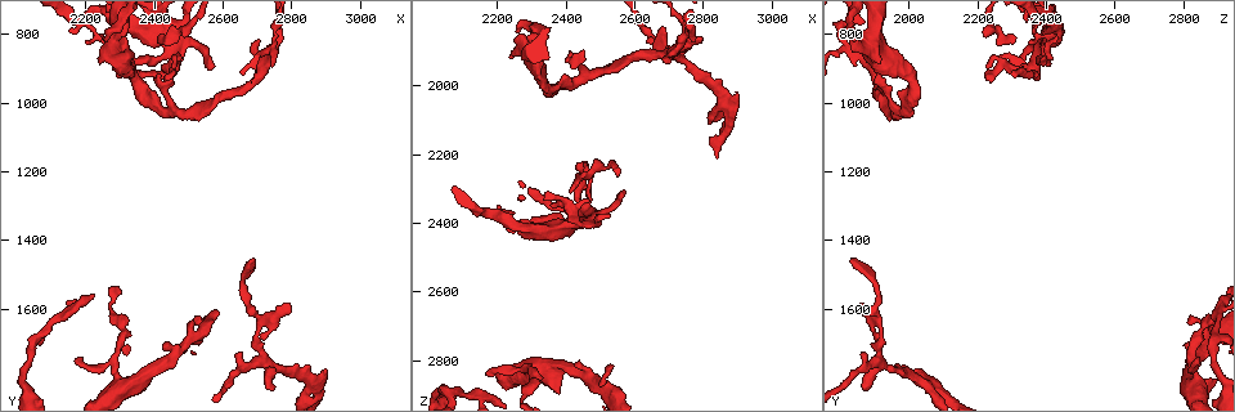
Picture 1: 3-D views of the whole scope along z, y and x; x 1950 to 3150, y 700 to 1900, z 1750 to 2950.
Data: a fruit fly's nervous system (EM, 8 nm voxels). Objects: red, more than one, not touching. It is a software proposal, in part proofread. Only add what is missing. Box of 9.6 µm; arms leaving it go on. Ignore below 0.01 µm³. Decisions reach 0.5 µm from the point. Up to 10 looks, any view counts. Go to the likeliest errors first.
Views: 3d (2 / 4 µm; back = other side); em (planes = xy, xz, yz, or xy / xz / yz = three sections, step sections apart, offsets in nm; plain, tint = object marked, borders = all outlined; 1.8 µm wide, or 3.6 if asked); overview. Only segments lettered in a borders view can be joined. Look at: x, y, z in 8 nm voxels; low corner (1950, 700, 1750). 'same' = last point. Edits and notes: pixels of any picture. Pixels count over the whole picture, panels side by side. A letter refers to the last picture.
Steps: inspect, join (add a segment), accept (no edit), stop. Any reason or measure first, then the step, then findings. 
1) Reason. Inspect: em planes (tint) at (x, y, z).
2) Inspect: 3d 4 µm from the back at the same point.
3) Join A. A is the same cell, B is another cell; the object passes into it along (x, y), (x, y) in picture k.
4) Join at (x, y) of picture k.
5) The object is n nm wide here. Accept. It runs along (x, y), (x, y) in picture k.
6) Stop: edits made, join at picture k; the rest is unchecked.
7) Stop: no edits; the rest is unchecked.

Stops while still wide. Inspect: 3d 2 µm at (2380, 1810, 2900).

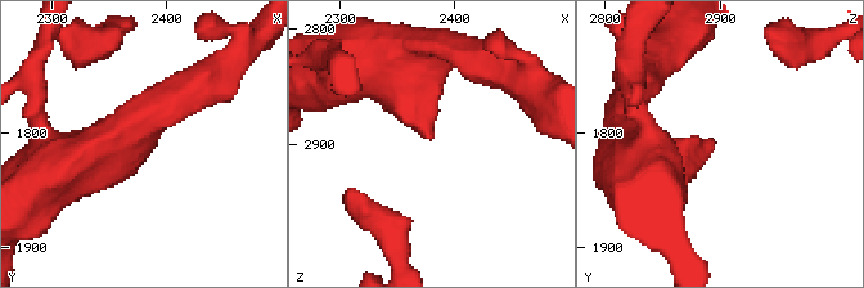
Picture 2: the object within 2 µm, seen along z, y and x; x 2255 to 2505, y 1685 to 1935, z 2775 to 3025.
Now the EM. Inspect: em 3.6 µm planes (plain) at (2380, 1806, 2892).

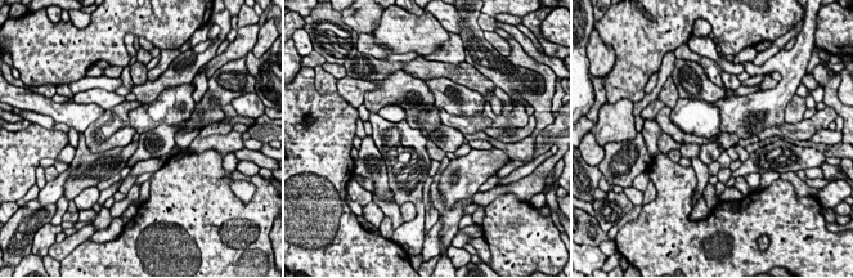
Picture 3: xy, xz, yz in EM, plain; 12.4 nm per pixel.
What lies round it. Inspect: em 3.6 µm planes (borders) at the same point.

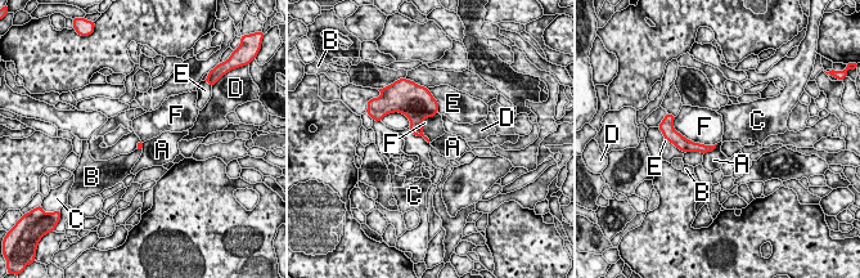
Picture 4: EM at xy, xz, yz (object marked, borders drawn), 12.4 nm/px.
Accept. A, B, C, D, E and F are other cells; a border runs along (676, 130), (690, 140), (716, 144) in picture 4; no lettered segment goes on from it.

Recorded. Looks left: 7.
An open end. Inspect: em xz step 4 (borders) at (2430, 940, 2240).

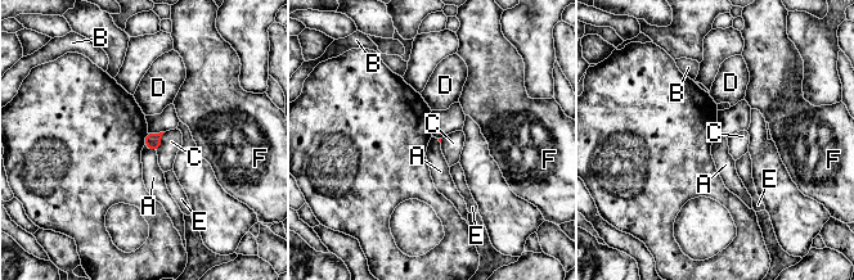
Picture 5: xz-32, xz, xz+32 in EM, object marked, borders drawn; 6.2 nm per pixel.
Cut it another way. Inspect: em planes (borders) at the same point.

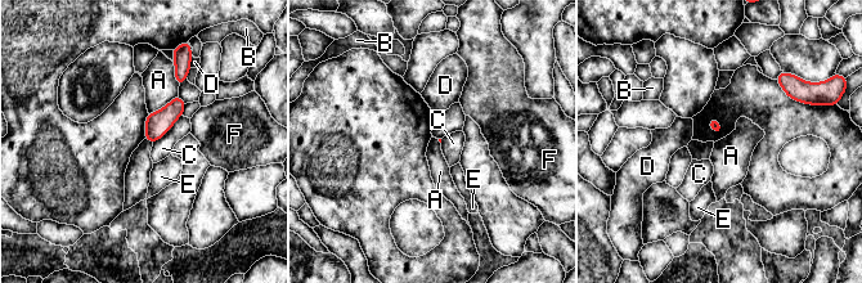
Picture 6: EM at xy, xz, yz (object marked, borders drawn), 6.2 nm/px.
The longest contact is with C, 260 nm. Accept. A, B, C, D, E and F are other cells; a border runs along (178, 95), (158, 109), (148, 113) in picture 6; none of them fits.

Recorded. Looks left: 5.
Sharp bend. Inspect: em planes (borders) at (2750, 840, 1850).

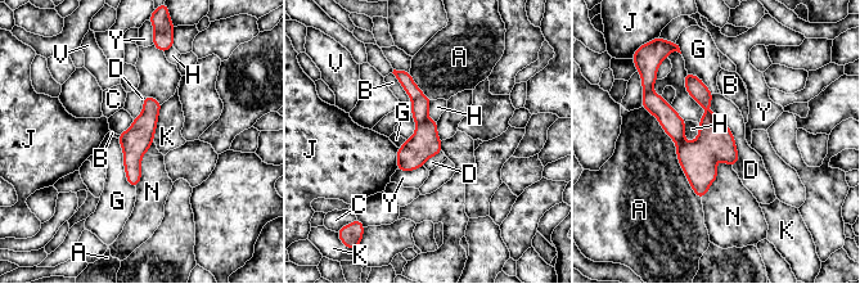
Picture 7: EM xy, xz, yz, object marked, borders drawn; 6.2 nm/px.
Accept. A, B, C, D, G, H, J, K, N, V and Y are other cells; it runs along (651, 100), (698, 162), (701, 193) in picture 7; no lettered segment goes on from it.

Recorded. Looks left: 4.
A narrow waist. Inspect: 3d 4 µm at (2730, 1750, 1910).

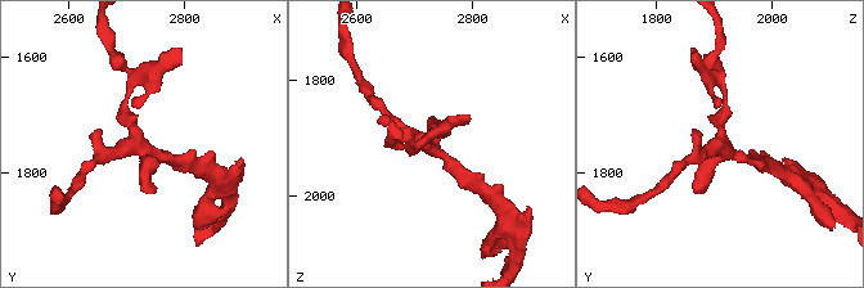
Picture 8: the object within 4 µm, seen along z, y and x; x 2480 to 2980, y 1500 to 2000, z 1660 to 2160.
Shape alone is not enough. Inspect: em xz step 16 (tint) at (2725, 1750, 1910).

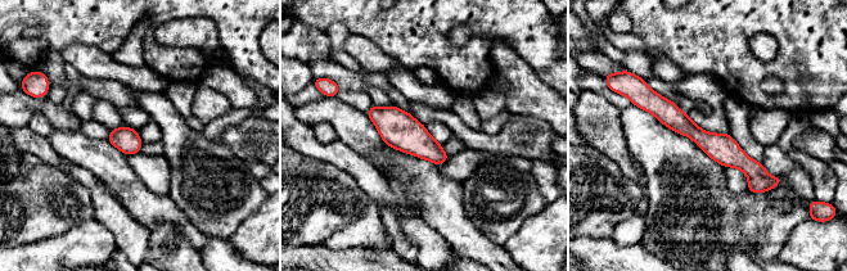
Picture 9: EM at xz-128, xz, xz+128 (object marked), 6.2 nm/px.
Cut it another way. Inspect: em planes (borders) at the same point.

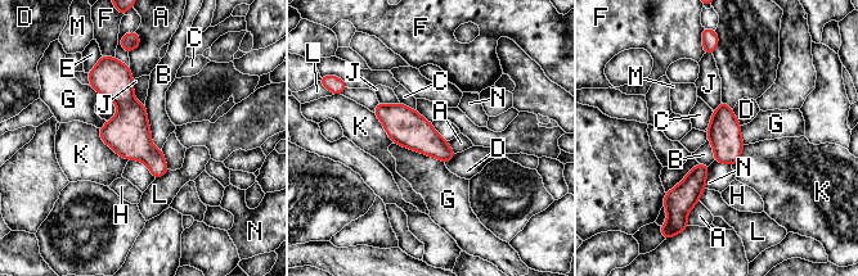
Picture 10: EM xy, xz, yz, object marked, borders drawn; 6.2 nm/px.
Accept. A, B, C, D, E, F, G, H, J, K, L, M and N are other cells; a border runs along (144, 104), (151, 143), (161, 149) in picture 10; no lettered segment goes on from it.

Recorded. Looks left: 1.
Stop: no edits; the rest is unchecked.

